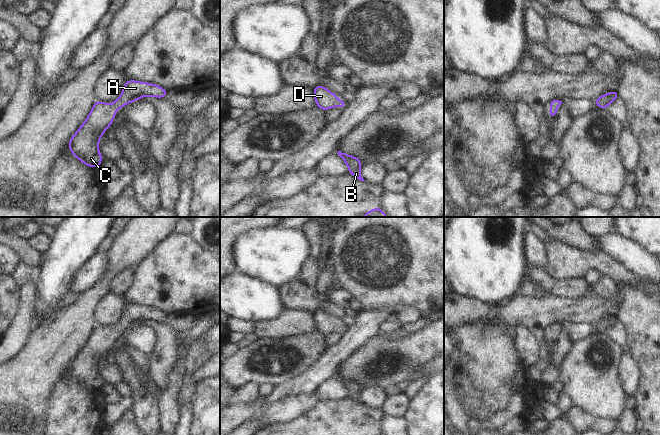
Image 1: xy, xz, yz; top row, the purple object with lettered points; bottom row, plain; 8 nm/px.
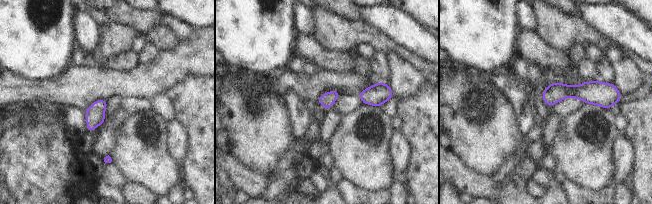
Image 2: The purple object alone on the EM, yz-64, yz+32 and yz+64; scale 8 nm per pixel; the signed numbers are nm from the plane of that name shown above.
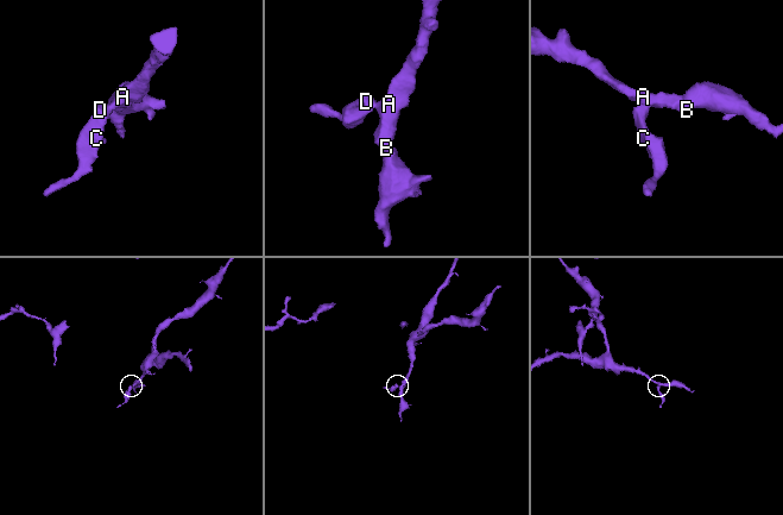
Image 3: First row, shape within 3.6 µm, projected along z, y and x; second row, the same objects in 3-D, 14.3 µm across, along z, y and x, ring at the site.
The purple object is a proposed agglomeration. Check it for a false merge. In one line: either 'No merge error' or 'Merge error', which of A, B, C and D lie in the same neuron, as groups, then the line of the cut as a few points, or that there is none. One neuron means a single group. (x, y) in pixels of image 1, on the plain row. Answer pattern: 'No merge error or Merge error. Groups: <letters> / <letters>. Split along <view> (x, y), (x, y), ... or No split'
No merge error. Groups: A B C D. No split.

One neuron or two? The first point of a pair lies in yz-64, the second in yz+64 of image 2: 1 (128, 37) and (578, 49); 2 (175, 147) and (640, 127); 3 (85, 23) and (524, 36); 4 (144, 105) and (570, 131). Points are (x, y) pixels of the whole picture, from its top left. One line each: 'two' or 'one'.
1: two
2: two
3: two
4: two

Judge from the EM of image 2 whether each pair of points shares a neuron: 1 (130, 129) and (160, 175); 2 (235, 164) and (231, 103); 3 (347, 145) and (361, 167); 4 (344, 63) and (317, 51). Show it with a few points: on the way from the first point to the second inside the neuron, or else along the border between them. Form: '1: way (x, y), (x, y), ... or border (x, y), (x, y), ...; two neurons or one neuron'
1: way (139, 140), (141, 142), (141, 155), (149, 164); one neuron
2: border (229, 151), (248, 168), (253, 170); two neurons
3: way (352, 150), (361, 159), (361, 162); one neuron
4: way (337, 62), (324, 58); one neuron

